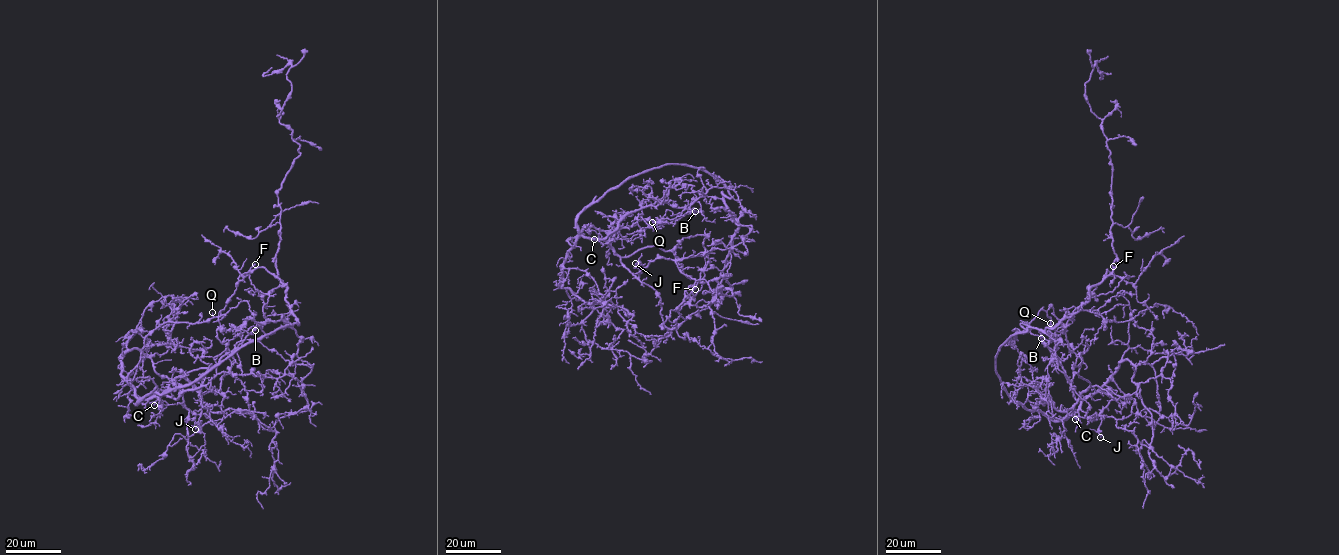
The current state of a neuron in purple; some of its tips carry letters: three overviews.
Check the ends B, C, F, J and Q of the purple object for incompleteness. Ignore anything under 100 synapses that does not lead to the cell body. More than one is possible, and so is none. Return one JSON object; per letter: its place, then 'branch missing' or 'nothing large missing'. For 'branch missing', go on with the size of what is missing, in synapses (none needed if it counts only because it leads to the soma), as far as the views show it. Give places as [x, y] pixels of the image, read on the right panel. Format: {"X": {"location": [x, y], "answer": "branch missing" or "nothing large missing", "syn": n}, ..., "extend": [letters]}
{"B": {"location": [1041, 338], "answer": "nothing large missing"}, "C": {"location": [1075, 419], "answer": "nothing large missing"}, "F": {"location": [1113, 266], "answer": "nothing large missing"}, "J": {"location": [1100, 437], "answer": "nothing large missing"}, "Q": {"location": [1050, 323], "answer": "nothing large missing"}, "extend": []}

